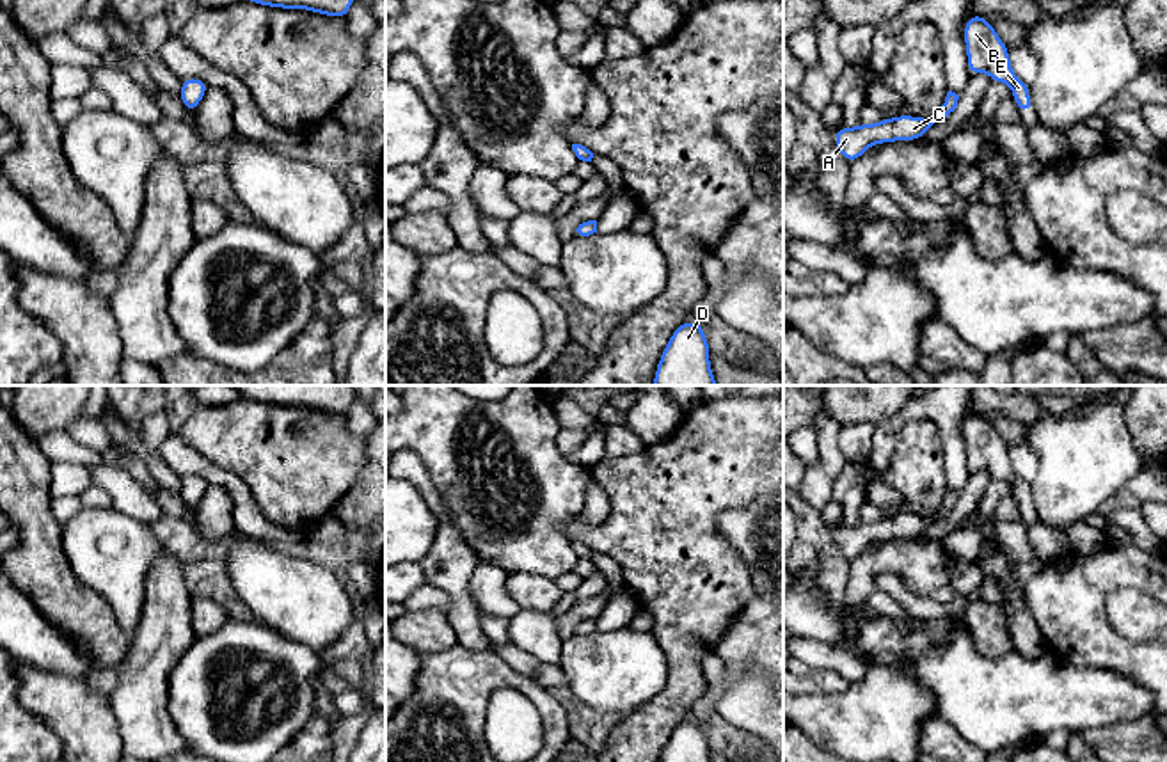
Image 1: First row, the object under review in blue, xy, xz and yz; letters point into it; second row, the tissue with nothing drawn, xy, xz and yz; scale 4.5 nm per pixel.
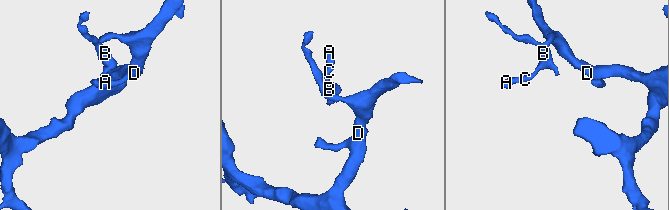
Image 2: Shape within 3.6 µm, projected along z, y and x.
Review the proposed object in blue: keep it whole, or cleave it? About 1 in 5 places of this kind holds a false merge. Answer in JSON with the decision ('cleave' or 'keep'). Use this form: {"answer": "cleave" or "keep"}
{"answer": "keep"}

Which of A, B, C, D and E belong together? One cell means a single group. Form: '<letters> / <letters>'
A B C D E

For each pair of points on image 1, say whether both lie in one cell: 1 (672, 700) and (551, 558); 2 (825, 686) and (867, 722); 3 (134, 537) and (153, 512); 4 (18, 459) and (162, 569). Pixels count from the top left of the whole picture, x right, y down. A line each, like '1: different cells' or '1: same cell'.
1: different cells
2: different cells
3: different cells
4: different cells

